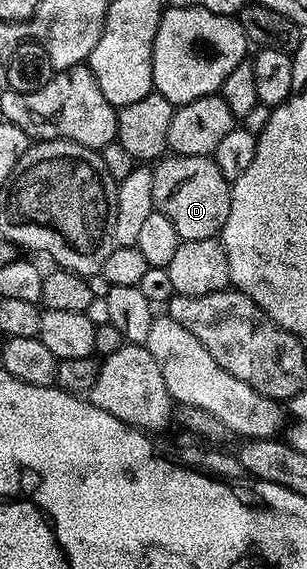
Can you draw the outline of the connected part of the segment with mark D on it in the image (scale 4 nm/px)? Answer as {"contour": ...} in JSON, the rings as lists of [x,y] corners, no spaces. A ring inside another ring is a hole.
{"contour":[[[172,154],[155,163],[152,171],[152,205],[170,224],[174,224],[174,232],[185,242],[190,240],[206,240],[216,238],[226,224],[226,216],[230,216],[230,196],[232,187],[230,179],[222,176],[215,157],[182,156]]]}

